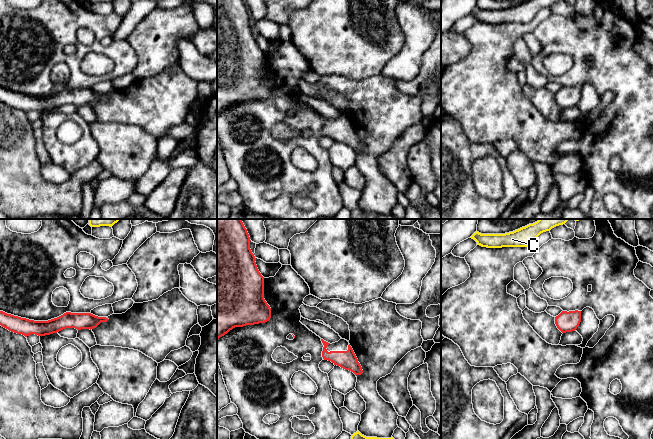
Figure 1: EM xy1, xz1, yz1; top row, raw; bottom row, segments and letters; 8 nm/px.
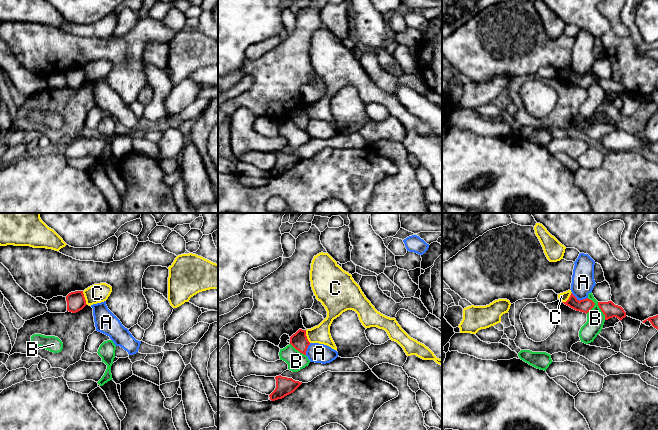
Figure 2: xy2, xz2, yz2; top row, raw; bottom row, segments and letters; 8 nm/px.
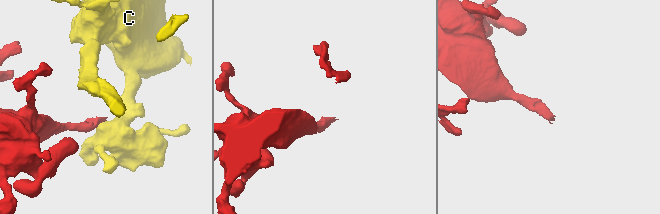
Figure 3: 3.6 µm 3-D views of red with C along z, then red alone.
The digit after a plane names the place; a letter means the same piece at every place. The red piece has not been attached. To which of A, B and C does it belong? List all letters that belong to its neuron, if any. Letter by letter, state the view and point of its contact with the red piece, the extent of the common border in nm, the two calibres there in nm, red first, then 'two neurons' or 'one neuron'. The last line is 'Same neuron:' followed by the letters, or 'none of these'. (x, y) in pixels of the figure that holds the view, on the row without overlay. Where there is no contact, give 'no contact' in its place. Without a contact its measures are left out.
A: meets red in yz2 at (578, 76); contact 140 nm long; 110 nm thick on the red side, 180 nm on the other; two neurons
B: meets red in yz2 at (593, 82); contact 130 nm long; 110 nm thick on the red side, 140 nm on the other; two neurons
C: meets red in xy2 at (84, 74); contact 120 nm long; 150 nm thick on the red side, 160 nm on the other; two neurons
Same neuron: none of these

